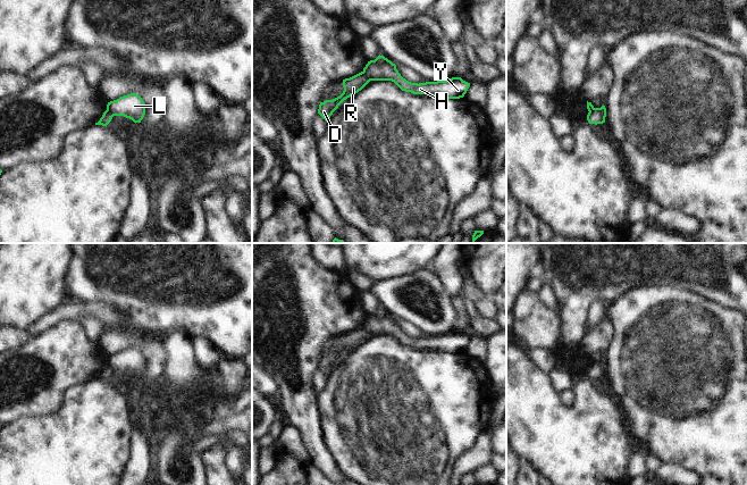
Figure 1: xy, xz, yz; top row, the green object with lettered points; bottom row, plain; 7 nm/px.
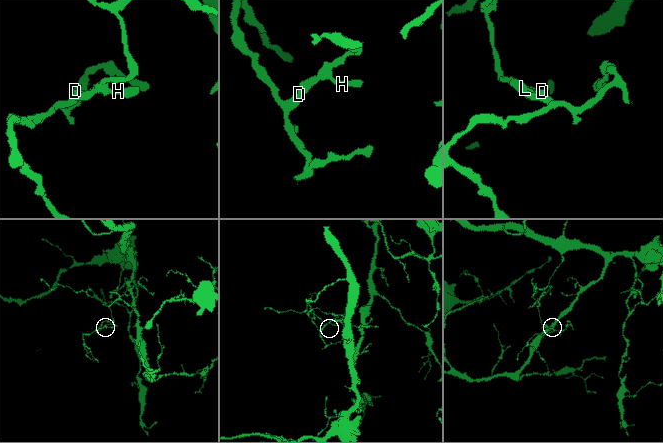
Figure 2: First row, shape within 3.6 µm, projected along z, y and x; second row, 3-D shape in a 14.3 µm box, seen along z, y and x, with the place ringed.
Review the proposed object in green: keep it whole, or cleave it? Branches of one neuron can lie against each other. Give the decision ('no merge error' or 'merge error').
merge error

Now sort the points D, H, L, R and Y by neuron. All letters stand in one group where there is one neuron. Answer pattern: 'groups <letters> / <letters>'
groups D R / H L Y

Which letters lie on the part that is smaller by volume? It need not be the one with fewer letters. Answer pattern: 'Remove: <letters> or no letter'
Remove: D, R

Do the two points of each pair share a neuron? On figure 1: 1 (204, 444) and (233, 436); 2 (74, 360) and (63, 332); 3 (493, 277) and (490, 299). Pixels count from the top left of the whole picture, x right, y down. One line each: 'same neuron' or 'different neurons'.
1: same neuron
2: same neuron
3: different neurons

